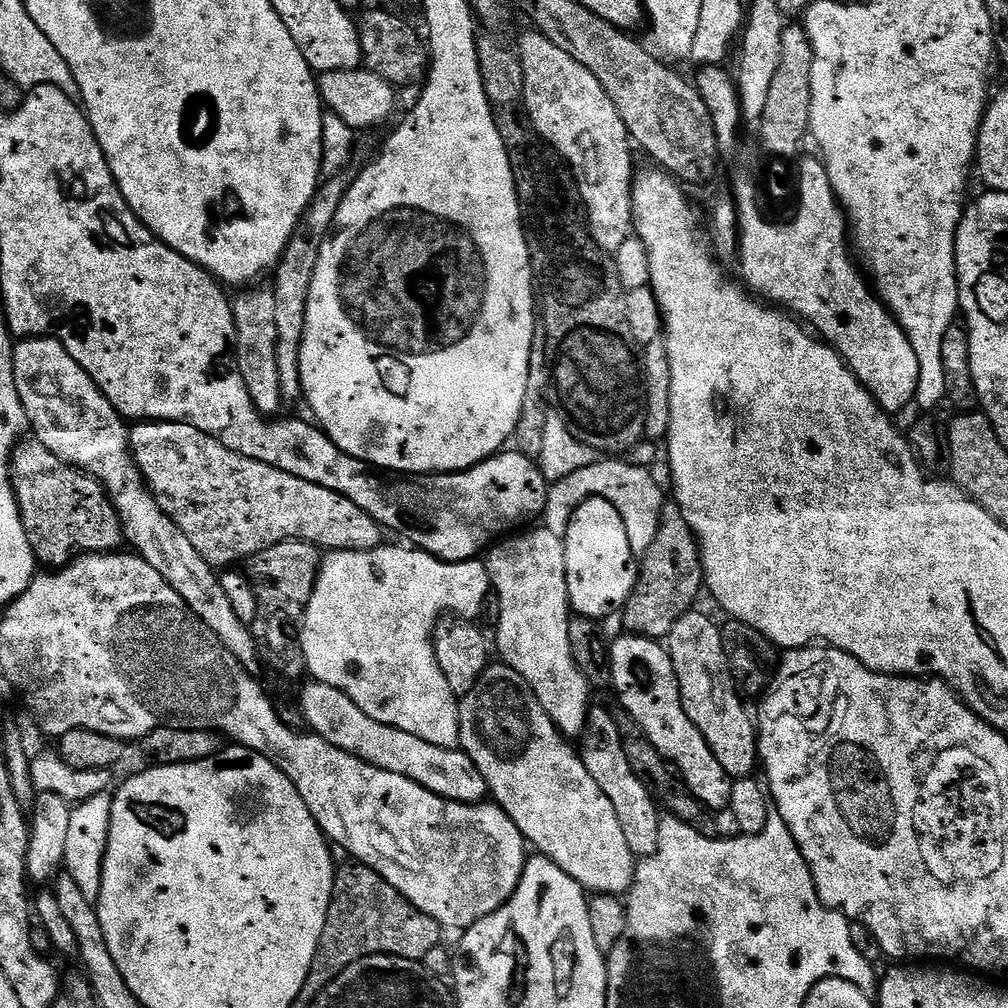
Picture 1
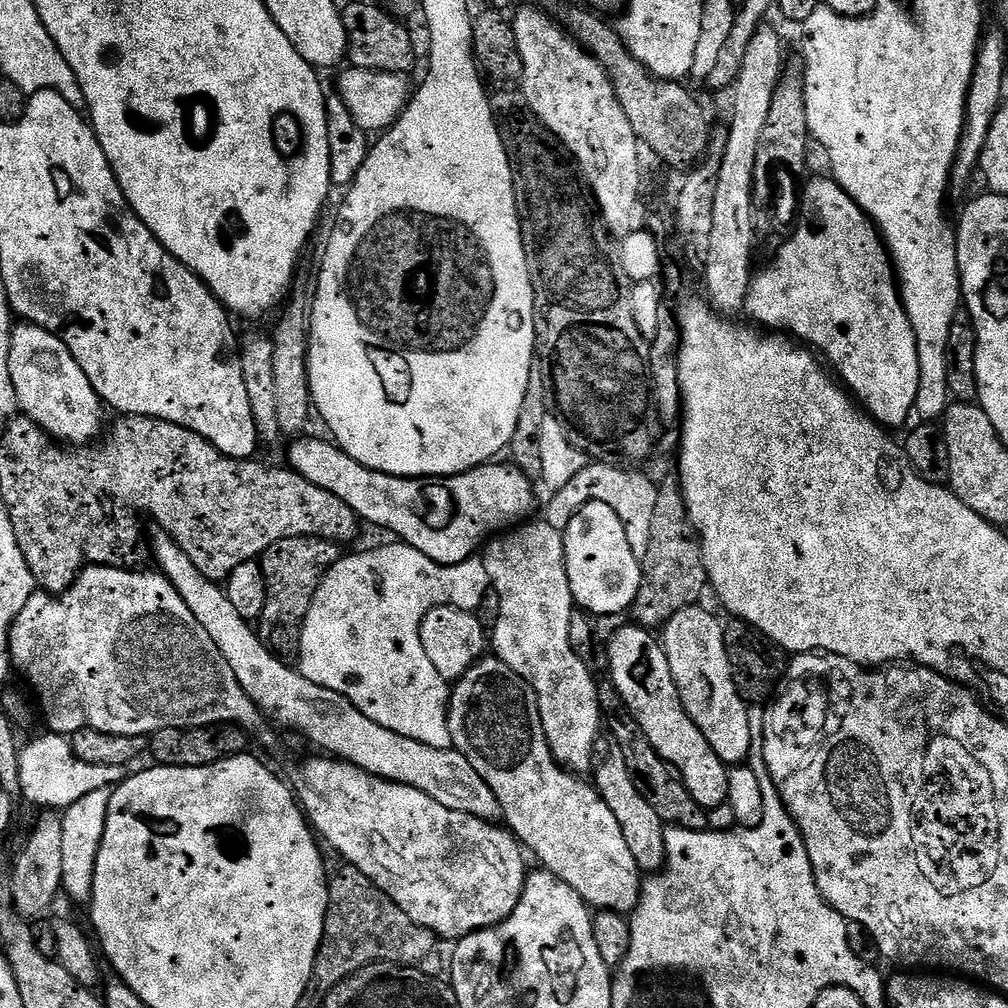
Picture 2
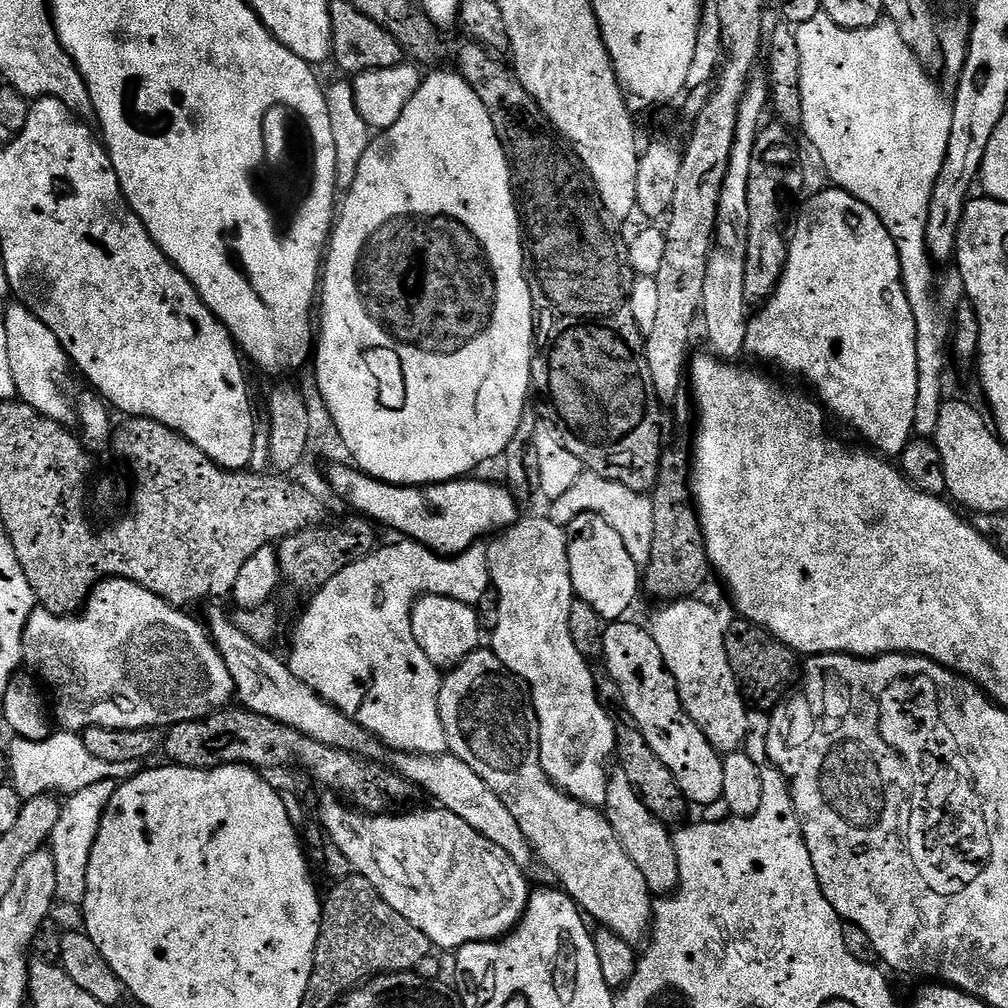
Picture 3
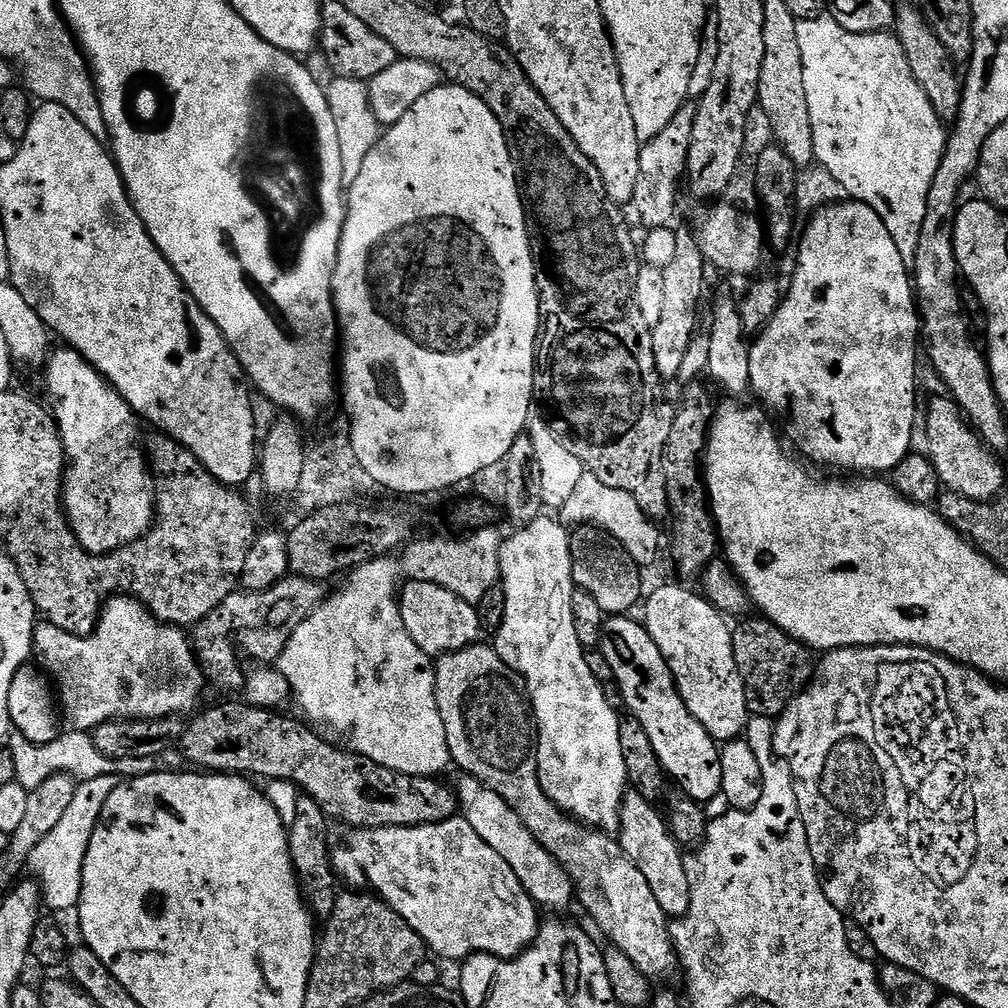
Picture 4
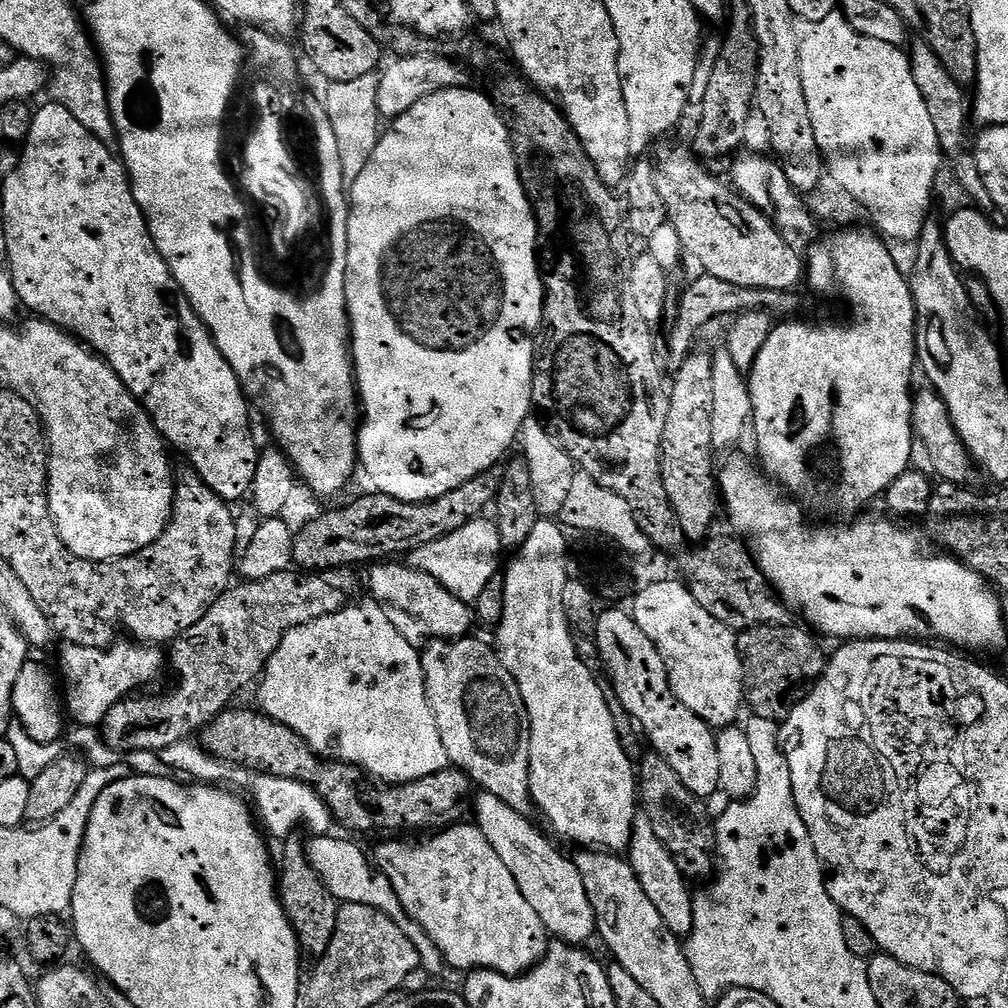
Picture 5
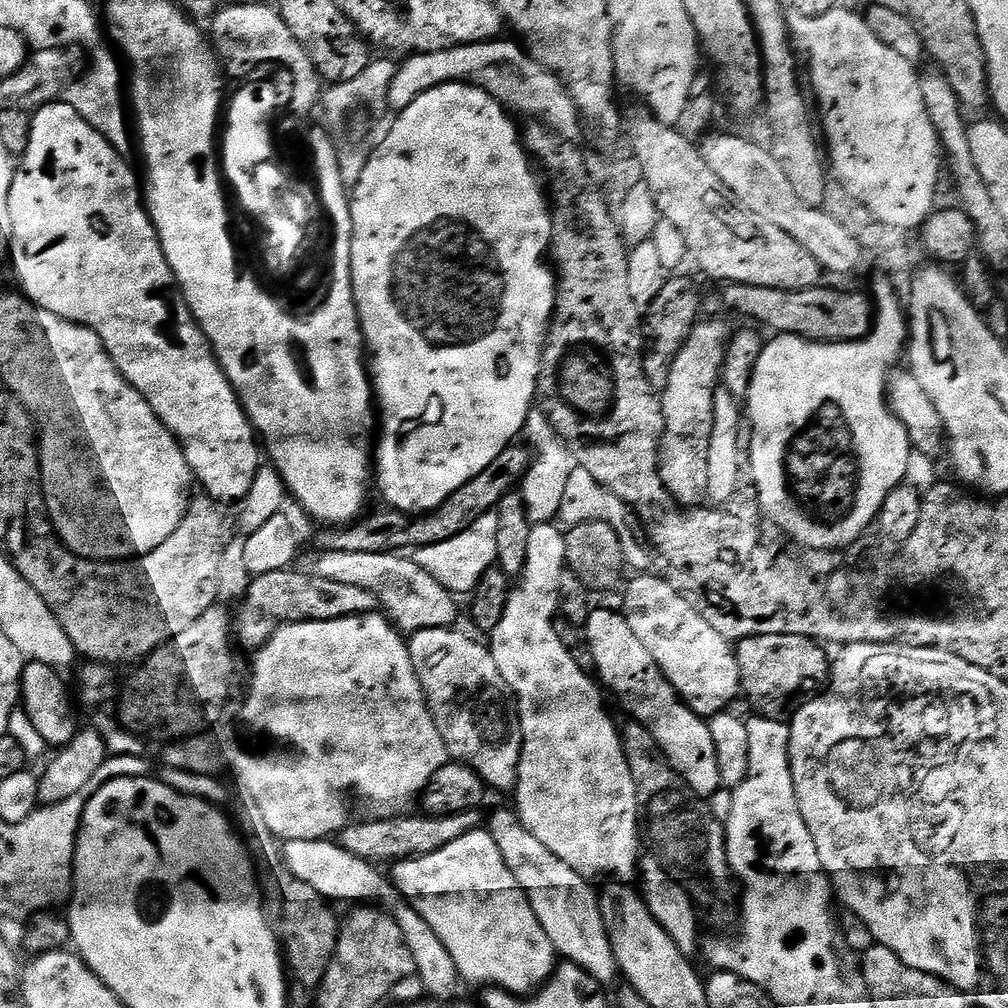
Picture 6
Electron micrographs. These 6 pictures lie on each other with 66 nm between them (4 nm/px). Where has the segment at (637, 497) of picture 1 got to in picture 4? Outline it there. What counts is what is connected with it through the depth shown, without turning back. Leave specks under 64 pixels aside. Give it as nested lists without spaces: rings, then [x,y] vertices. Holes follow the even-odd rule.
[[[591,474],[584,475],[578,481],[578,487],[570,494],[570,499],[558,509],[558,519],[565,526],[595,526],[608,533],[641,569],[648,570],[660,556],[657,521],[648,517],[642,506],[638,506],[638,502],[626,494],[626,490],[606,486]]]

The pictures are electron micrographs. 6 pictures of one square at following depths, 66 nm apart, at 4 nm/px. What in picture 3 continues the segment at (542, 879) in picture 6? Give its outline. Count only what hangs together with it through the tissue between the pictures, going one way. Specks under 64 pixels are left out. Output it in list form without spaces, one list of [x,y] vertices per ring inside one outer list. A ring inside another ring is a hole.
[[[396,752],[394,758],[394,771],[403,780],[409,780],[417,789],[425,788],[436,799],[433,801],[439,807],[458,814],[462,822],[470,822],[470,826],[474,826],[474,830],[490,838],[494,846],[502,846],[502,850],[506,850],[506,854],[514,858],[517,866],[525,870],[531,869],[531,864],[534,864],[534,853],[526,834],[522,834],[518,822],[514,822],[514,817],[510,815],[510,810],[506,810],[502,798],[498,798],[498,794],[494,794],[494,790],[490,790],[490,786],[486,786],[486,782],[482,782],[482,778],[478,778],[478,774],[470,770],[470,766],[466,766],[466,762],[451,754],[420,756],[416,752]]]

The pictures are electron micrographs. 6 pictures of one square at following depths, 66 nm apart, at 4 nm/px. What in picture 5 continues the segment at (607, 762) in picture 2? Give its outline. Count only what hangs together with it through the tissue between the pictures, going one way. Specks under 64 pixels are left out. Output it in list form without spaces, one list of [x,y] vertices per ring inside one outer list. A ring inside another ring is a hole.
[[[646,814],[637,815],[632,823],[632,837],[626,849],[626,859],[631,864],[638,882],[642,882],[642,890],[646,890],[650,902],[662,914],[662,922],[670,926],[670,930],[676,936],[686,938],[691,934],[694,926],[694,892],[688,889],[689,877],[683,876],[678,870],[678,862],[666,850],[662,838],[654,832],[654,822]]]

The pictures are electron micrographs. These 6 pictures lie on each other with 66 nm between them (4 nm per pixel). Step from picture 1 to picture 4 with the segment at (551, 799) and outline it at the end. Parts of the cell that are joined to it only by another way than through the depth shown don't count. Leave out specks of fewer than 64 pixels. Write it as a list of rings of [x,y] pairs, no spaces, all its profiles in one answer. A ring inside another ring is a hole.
[[[477,642],[460,652],[447,652],[435,661],[434,667],[436,701],[442,714],[442,726],[446,726],[451,763],[457,764],[461,773],[478,778],[490,790],[494,790],[494,794],[498,794],[498,798],[505,800],[510,810],[522,818],[526,830],[530,830],[530,834],[534,834],[534,838],[538,838],[544,849],[564,867],[578,893],[578,904],[592,915],[593,922],[600,927],[601,934],[608,939],[611,947],[622,950],[622,954],[626,954],[626,958],[630,958],[630,962],[634,962],[634,966],[638,966],[638,970],[642,970],[646,977],[664,976],[672,967],[675,969],[678,961],[676,948],[672,945],[670,918],[662,906],[658,906],[642,870],[638,870],[638,866],[626,858],[619,839],[601,832],[599,828],[573,820],[555,802],[546,798],[536,765],[536,717],[532,715],[532,701],[506,662],[502,662],[495,647],[488,645],[487,648],[484,642]]]

